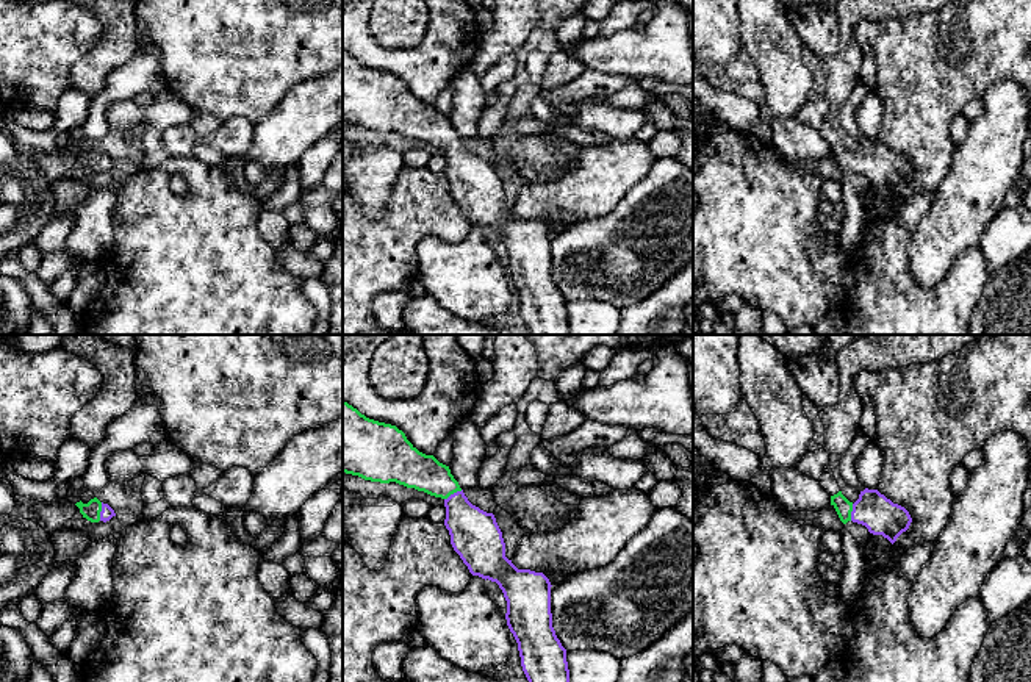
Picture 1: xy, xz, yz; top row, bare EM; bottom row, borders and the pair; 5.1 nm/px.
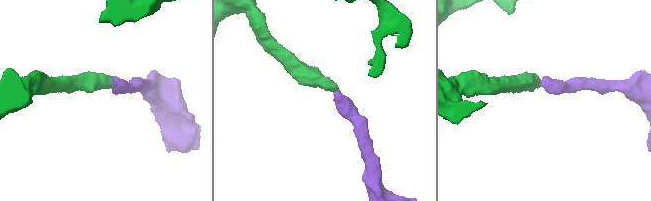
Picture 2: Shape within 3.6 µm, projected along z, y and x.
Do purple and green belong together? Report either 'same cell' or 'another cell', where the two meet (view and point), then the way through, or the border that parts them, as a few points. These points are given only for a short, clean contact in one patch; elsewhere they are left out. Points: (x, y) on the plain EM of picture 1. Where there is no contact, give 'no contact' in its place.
same cell | xy (100, 161) | across xy (107, 163), (100, 161), (91, 160)

